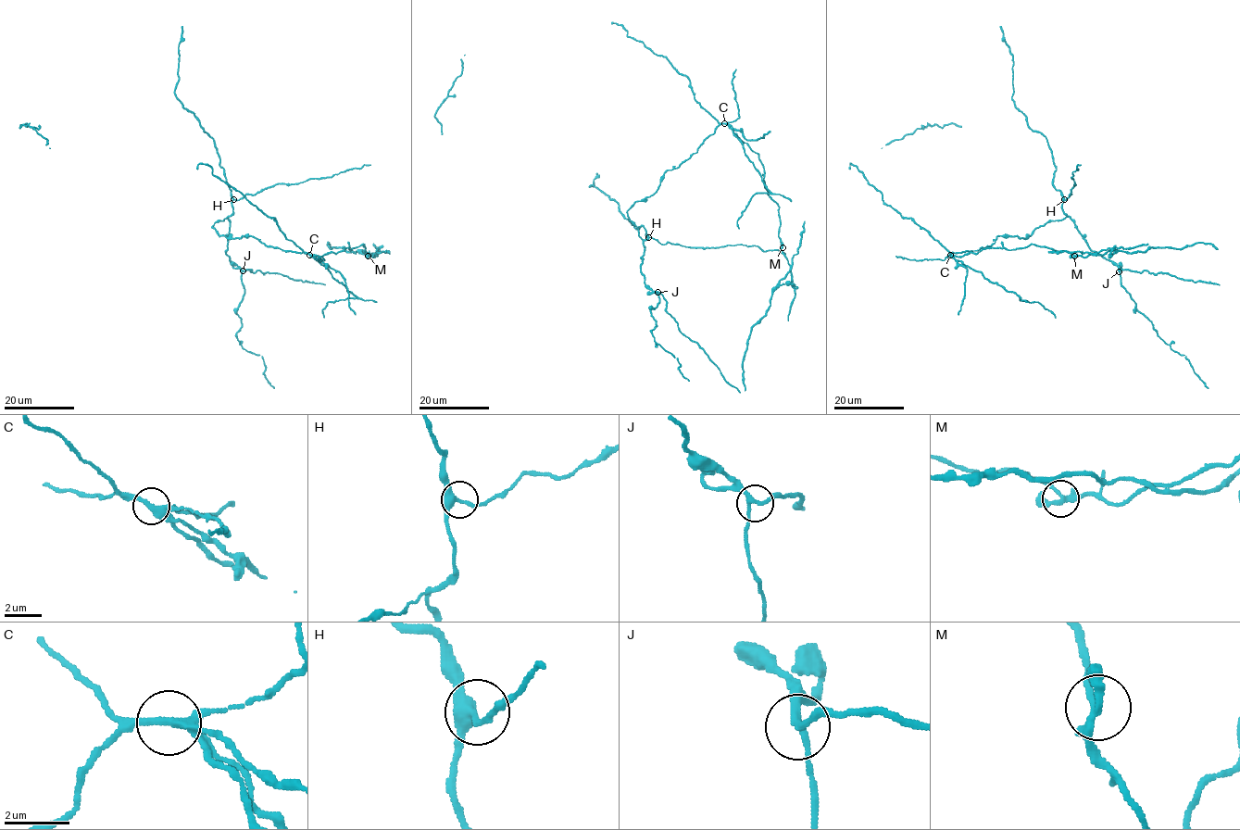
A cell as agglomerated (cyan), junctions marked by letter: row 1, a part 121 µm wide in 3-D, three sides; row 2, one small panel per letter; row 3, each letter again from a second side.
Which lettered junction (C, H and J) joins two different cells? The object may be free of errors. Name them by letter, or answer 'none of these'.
C

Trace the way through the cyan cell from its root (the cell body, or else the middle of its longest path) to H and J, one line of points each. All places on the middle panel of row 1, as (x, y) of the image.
H: (715, 130), (696, 152), (664, 174), (654, 194), (627, 212), (638, 234), (648, 237)
J: (715, 130), (696, 152), (664, 174), (654, 194), (627, 212), (645, 245), (645, 282), (657, 292)

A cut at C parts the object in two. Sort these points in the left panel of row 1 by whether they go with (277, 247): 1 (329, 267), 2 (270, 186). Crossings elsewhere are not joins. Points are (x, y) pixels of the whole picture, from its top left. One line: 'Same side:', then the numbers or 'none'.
Same side: 2

